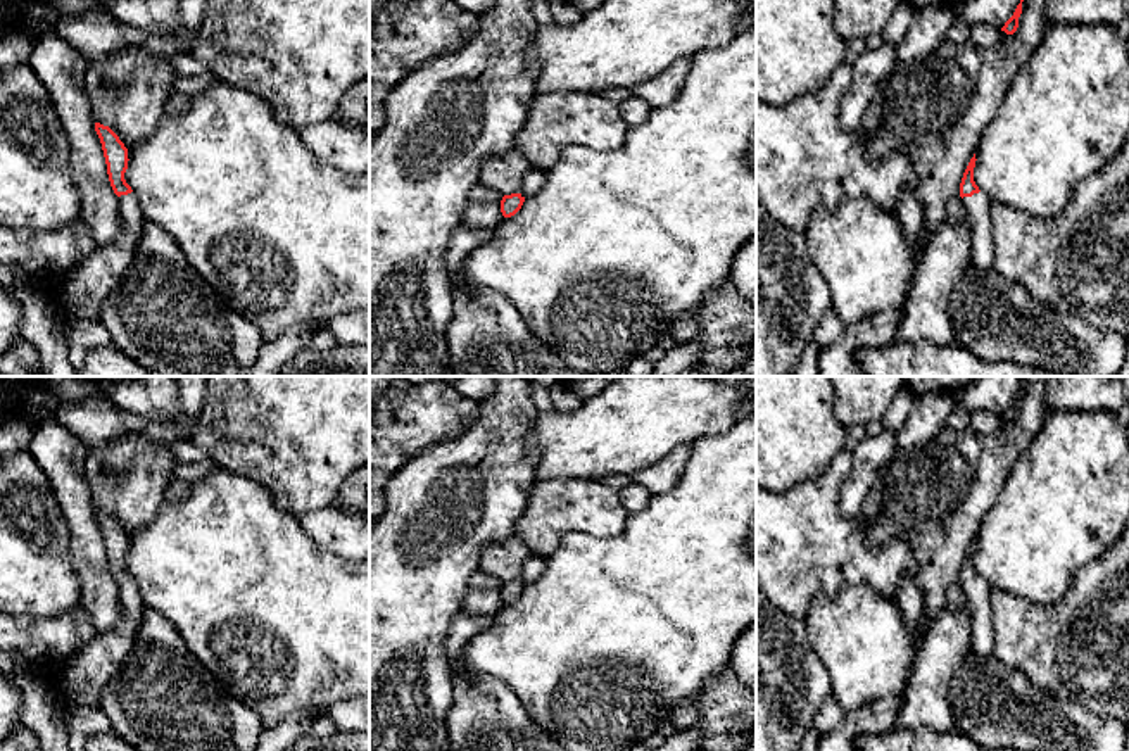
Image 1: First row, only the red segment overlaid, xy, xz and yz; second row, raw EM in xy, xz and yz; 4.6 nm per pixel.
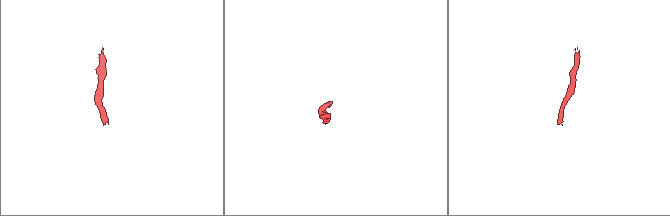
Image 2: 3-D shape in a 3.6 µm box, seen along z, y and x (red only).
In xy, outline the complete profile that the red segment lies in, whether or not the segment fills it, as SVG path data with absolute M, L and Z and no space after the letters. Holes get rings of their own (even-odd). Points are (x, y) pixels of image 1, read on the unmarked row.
M95 509L95 518L102 530L110 573L119 585L123 616L110 632L93 637L62 665L59 697L64 704L98 704L104 687L135 644L145 609L140 589L124 566L128 535L109 513Z

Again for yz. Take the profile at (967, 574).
M974 540L960 570L960 584L963 585L967 603L972 611L972 632L968 649L972 649L977 656L991 656L993 654L993 623L989 613L991 589L974 568L975 547L977 546Z

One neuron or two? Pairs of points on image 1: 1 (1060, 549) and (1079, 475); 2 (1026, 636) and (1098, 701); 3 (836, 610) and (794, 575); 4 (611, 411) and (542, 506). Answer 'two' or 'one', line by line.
1: one
2: one
3: two
4: two

